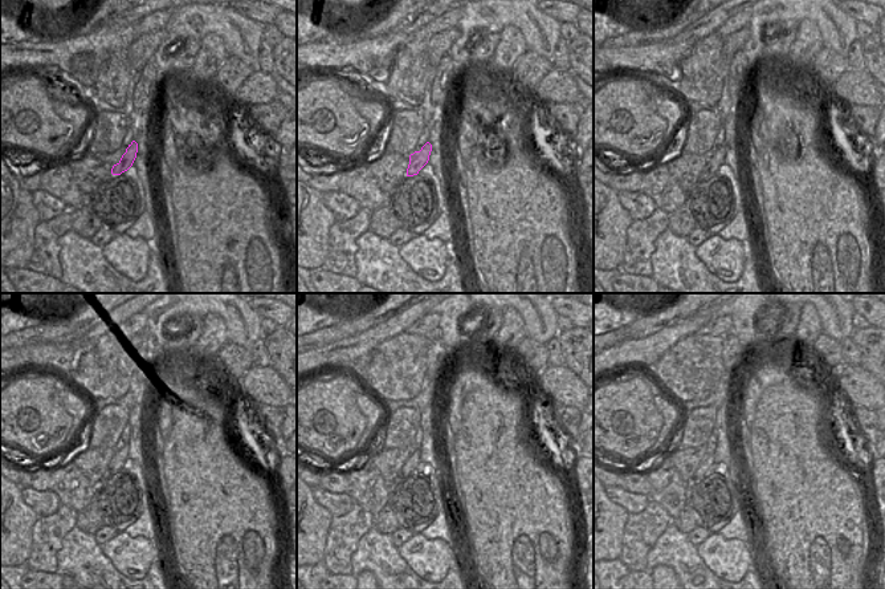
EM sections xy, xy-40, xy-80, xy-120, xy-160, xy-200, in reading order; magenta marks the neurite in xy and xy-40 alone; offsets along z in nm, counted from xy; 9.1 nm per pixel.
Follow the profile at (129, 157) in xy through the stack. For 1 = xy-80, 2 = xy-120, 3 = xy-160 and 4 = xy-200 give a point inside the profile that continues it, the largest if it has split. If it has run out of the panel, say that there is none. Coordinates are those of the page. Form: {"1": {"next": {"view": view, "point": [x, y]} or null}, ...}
{"1": {"next": {"view": "xy-80", "point": [716, 159]}}, "2": {"next": {"view": "xy-120", "point": [119, 457]}}, "3": {"next": {"view": "xy-160", "point": [412, 462]}}, "4": {"next": {"view": "xy-200", "point": [705, 466]}}}

